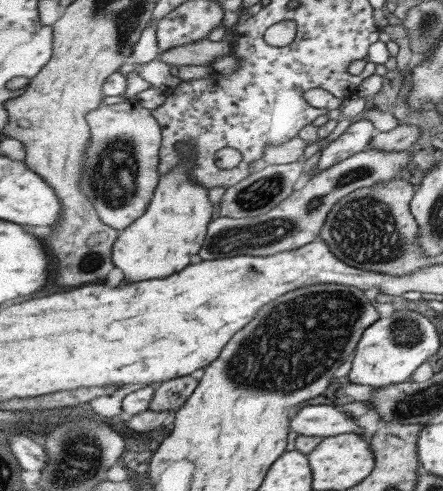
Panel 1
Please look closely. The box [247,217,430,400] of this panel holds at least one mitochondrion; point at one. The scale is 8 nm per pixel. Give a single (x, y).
(407, 332)

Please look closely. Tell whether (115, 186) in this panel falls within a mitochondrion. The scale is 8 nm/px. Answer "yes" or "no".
yes

